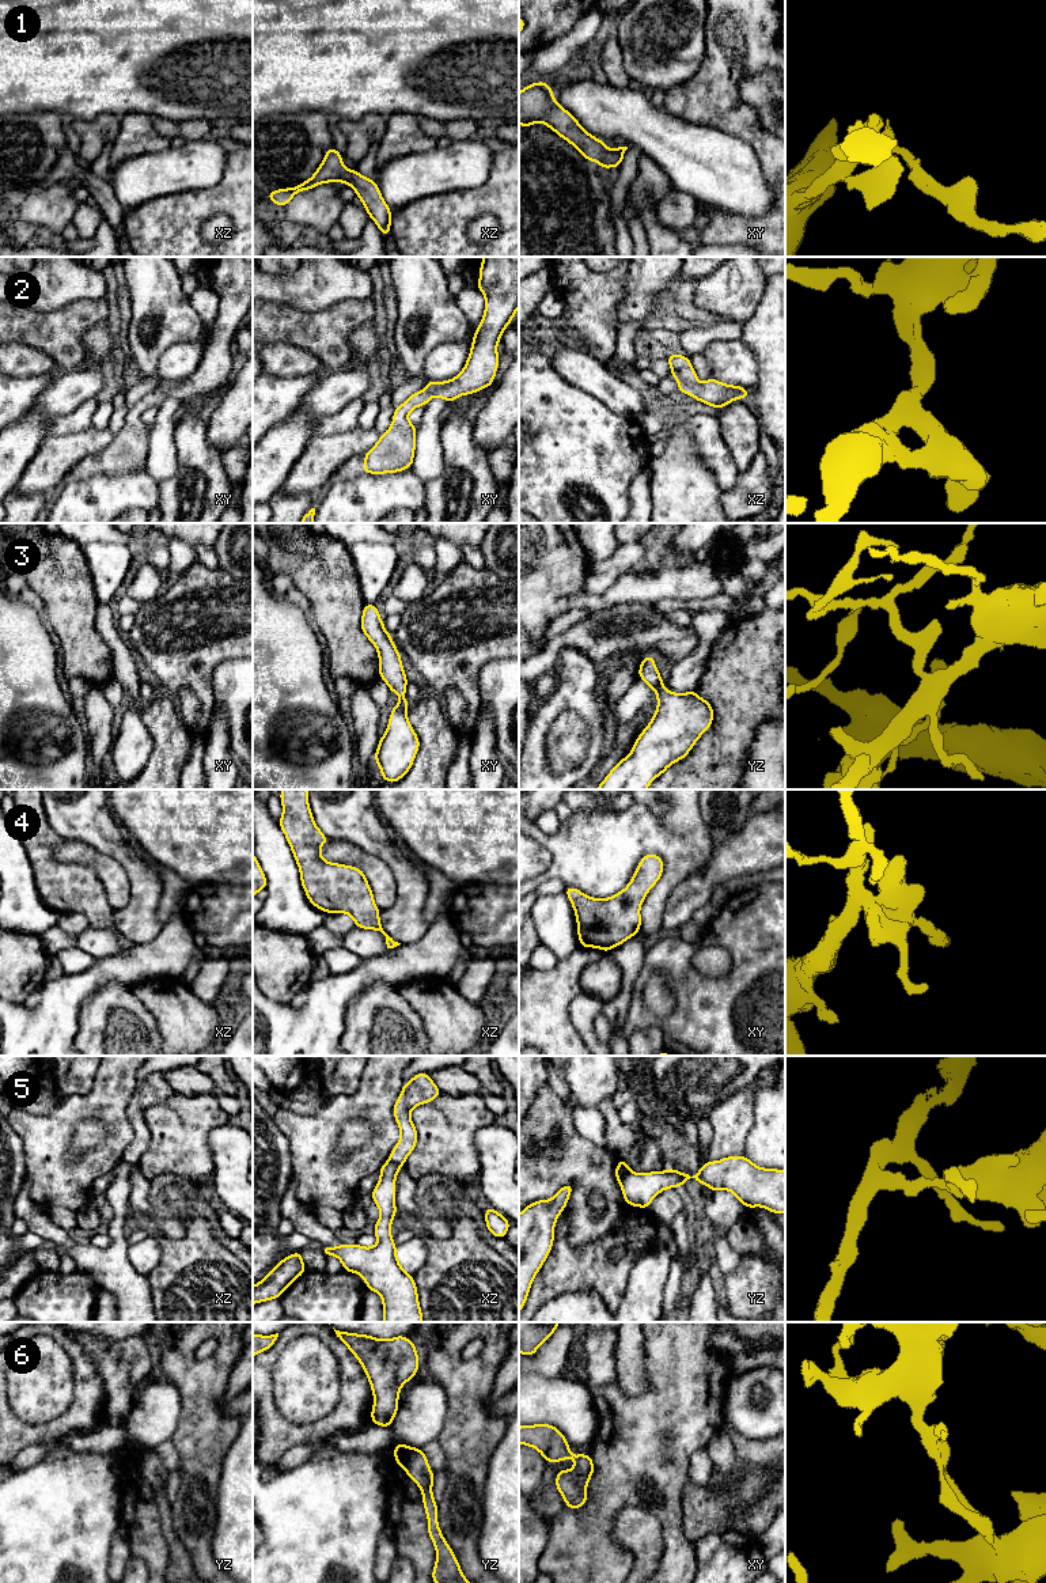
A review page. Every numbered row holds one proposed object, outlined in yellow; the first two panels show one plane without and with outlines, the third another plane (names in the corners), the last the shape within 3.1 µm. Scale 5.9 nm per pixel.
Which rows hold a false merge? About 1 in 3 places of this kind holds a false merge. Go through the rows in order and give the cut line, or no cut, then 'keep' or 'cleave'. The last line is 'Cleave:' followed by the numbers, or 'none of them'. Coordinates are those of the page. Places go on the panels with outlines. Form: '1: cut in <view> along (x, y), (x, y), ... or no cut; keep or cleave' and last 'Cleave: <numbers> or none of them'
1: no cut; keep
2: no cut; keep
3: no cut; keep
4: no cut; keep
5: cut in xz along (389, 1159), (401, 1166); cleave
6: no cut; keep
Cleave: 5

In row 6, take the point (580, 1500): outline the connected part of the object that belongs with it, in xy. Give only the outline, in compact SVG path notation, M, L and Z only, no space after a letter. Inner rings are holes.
M535 1424L519 1427L519 1444L527 1444L538 1450L546 1462L561 1462L572 1458L575 1468L571 1470L558 1470L556 1488L565 1500L565 1507L577 1510L587 1503L585 1488L595 1470L590 1455L573 1455L568 1440L550 1424Z

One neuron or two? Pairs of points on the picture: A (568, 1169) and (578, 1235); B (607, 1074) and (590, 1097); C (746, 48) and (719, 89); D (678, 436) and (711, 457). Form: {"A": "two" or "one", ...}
{"A": "one", "B": "one", "C": "one", "D": "two"}

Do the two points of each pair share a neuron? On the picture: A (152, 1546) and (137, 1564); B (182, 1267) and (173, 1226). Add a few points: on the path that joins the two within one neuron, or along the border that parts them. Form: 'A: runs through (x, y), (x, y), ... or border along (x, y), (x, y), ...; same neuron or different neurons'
A: border along (132, 1553), (139, 1556), (148, 1568); different neurons
B: border along (186, 1226), (179, 1238), (160, 1233); different neurons

